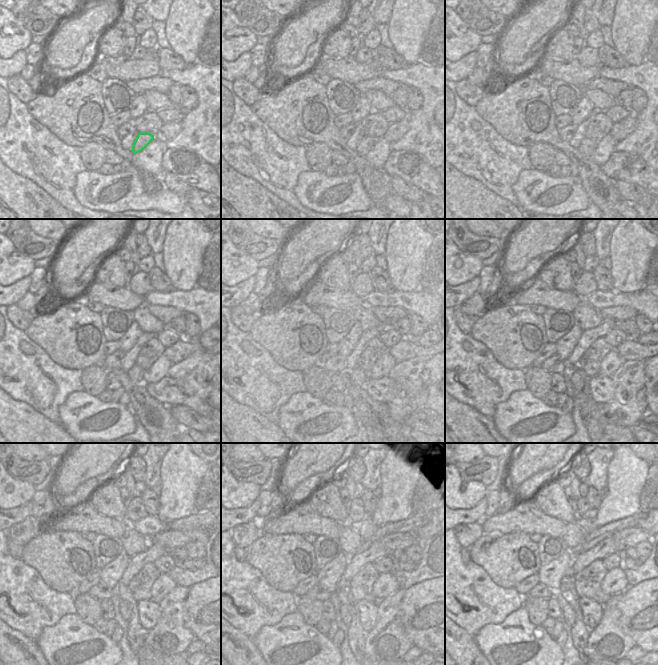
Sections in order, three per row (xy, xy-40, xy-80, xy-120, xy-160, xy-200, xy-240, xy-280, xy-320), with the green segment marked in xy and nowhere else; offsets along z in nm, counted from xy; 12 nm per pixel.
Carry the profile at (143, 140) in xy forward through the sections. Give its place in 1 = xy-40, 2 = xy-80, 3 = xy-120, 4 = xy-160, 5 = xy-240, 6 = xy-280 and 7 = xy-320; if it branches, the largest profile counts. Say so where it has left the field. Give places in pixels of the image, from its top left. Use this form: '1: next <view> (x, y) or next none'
1: next xy-40 (366, 144)
2: next xy-80 (586, 148)
3: next xy-120 (136, 373)
4: next xy-160 (358, 377)
5: next xy-240 (124, 607)
6: next xy-280 (344, 613)
7: next xy-320 (568, 614)

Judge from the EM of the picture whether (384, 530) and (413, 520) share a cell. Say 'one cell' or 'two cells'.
one cell

